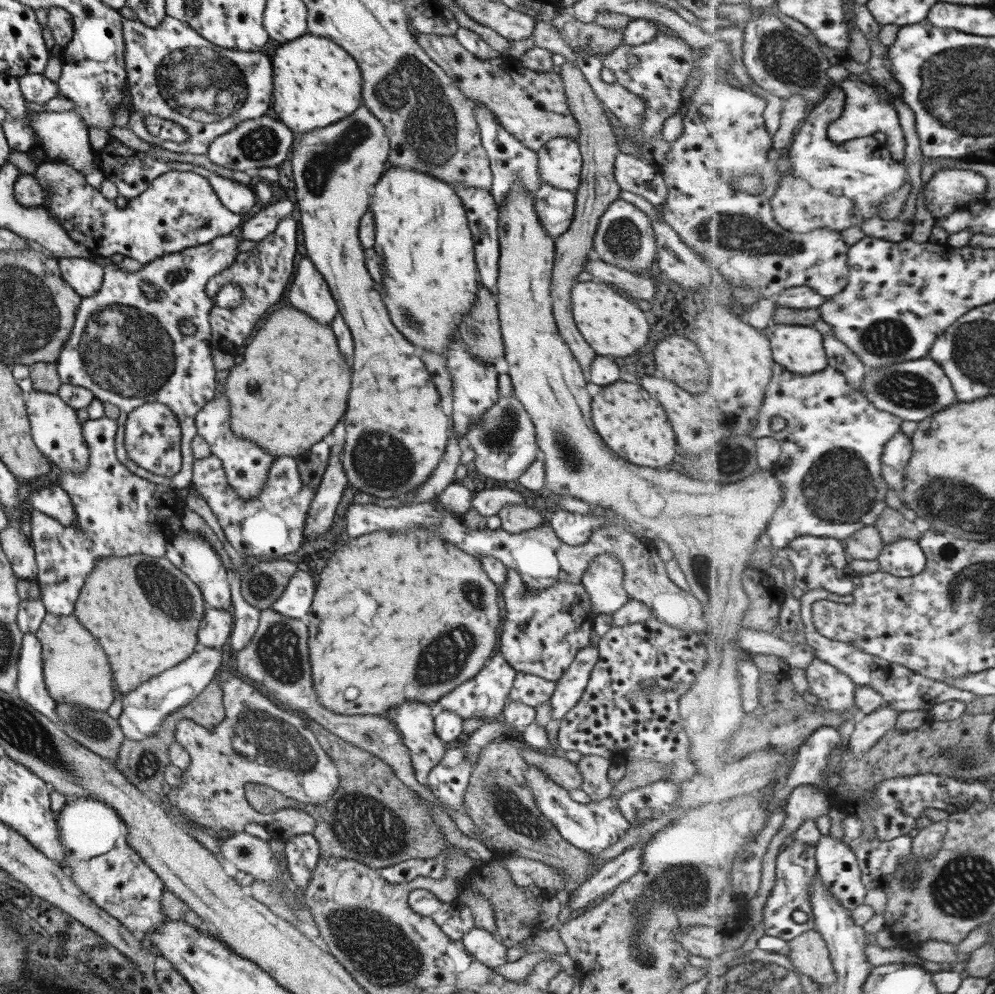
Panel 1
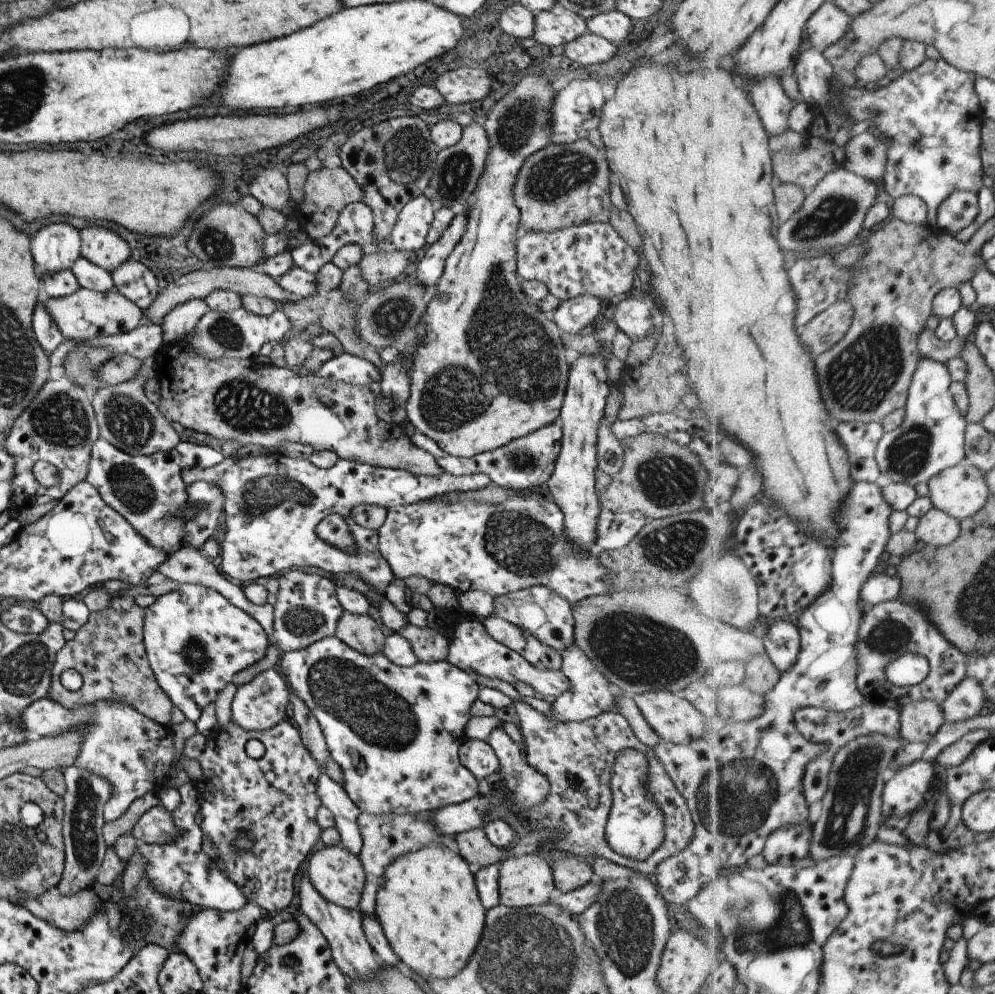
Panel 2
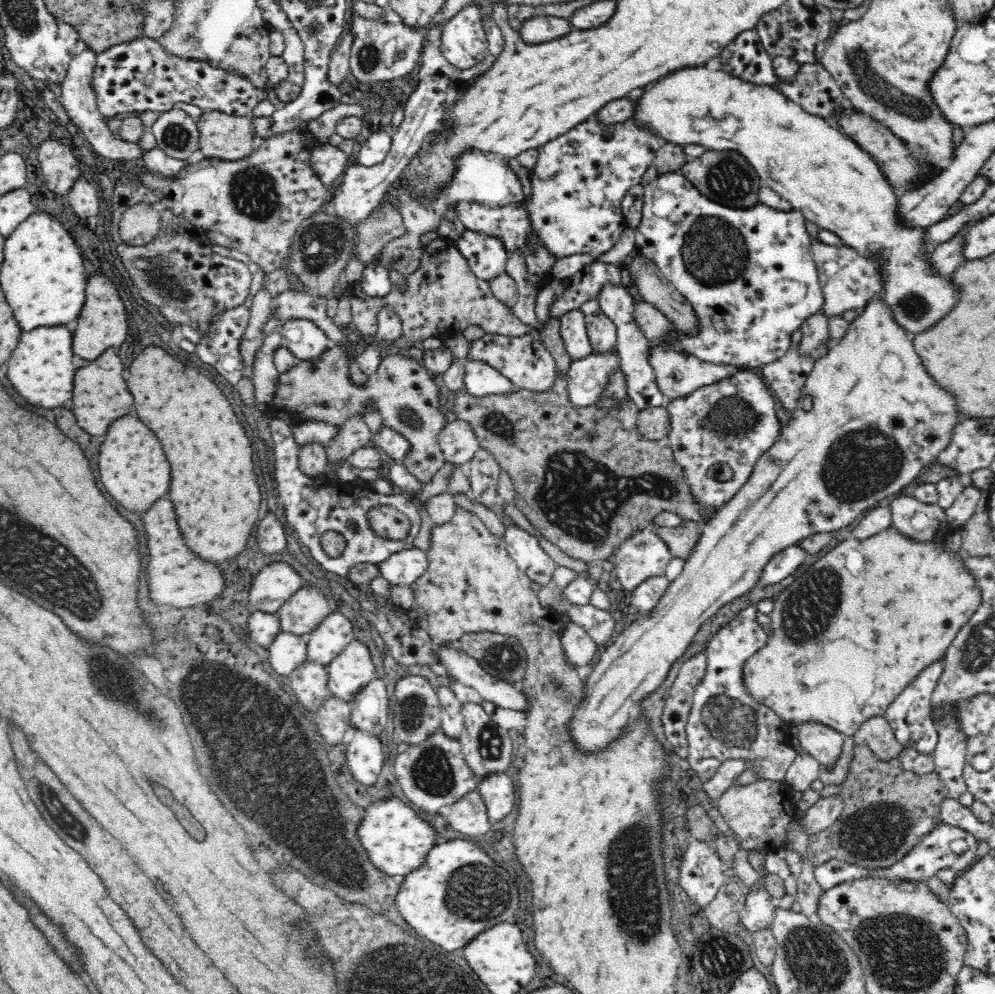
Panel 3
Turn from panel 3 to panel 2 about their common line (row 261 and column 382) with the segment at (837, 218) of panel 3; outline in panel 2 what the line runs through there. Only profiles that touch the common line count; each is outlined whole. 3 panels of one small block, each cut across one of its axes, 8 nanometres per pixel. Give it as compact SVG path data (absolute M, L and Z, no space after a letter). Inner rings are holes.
M424 846L416 852L410 852L410 854L402 854L398 856L384 872L383 882L377 892L376 906L374 908L375 917L378 919L380 926L382 927L382 932L390 944L390 948L394 950L394 954L400 958L402 963L402 968L409 973L416 973L419 976L424 977L436 977L436 978L452 978L456 976L470 960L470 956L474 954L476 946L480 942L480 930L484 928L484 918L486 916L486 910L482 904L480 904L480 897L478 894L474 869L456 852L452 852L450 848L445 846Z

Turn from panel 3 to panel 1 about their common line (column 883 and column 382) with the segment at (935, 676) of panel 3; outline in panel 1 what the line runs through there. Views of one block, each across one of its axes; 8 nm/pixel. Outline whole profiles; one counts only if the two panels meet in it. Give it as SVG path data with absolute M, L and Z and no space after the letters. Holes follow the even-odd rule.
M404 702L402 706L390 709L386 715L382 715L382 718L388 718L397 725L398 731L402 735L408 751L410 751L410 762L415 779L420 785L427 786L430 771L438 765L452 744L446 745L446 741L442 741L436 735L435 718L432 716L432 710L429 705L422 702Z

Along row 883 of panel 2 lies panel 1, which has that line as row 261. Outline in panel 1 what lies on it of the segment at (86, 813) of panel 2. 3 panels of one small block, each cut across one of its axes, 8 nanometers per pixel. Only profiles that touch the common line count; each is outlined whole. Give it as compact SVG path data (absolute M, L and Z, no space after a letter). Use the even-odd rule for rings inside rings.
M80 257L58 258L62 278L81 297L90 297L100 289L104 270L96 261Z

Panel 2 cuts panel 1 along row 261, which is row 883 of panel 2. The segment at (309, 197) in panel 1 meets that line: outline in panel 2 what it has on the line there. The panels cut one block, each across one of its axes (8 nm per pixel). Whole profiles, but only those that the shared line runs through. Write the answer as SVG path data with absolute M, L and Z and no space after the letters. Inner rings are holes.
M325 847L318 850L308 860L308 878L322 898L350 910L359 908L365 885L365 872L359 855L338 847Z

